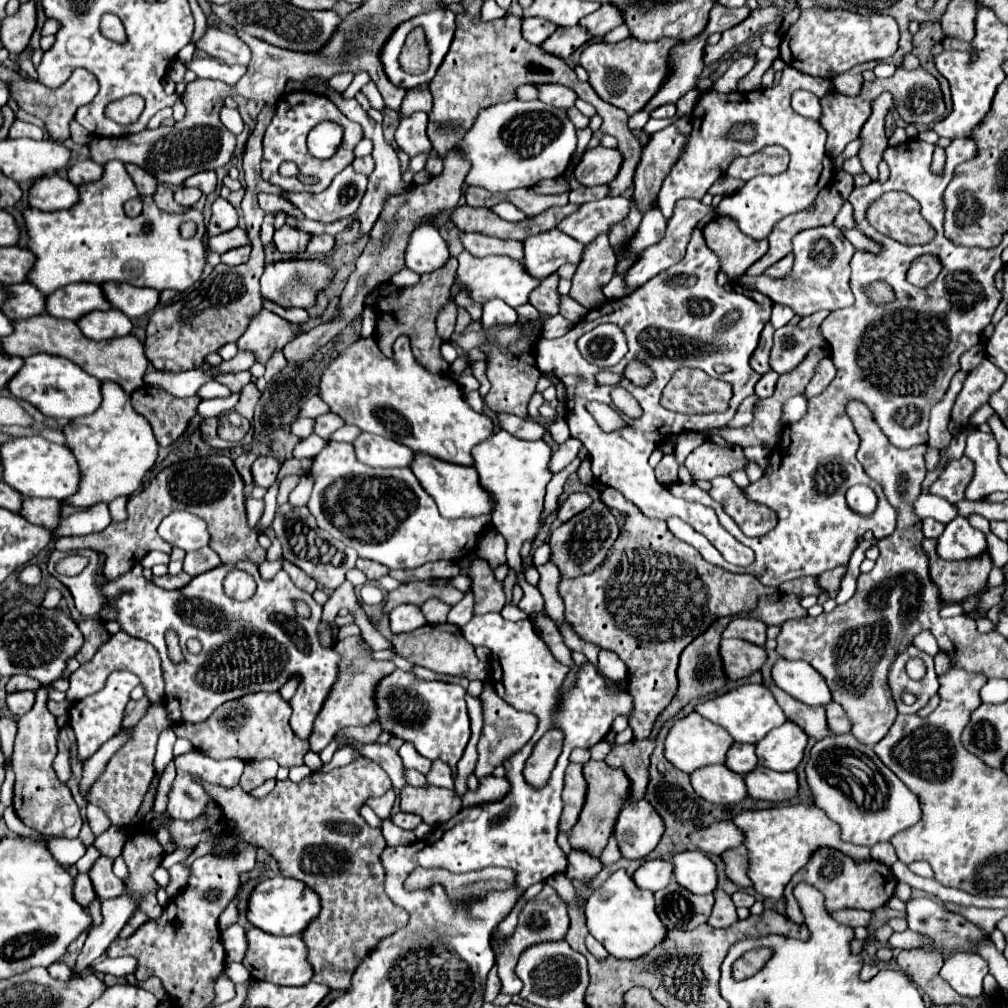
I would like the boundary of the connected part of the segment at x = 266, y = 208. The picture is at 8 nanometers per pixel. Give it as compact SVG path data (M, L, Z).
M261 192L258 194L258 203L266 214L281 211L286 215L296 217L297 219L303 218L303 213L301 213L298 208L293 206L291 202L286 201L277 195Z

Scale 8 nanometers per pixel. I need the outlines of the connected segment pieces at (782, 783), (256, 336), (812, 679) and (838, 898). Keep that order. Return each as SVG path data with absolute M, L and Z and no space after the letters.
M756 767L754 771L744 775L744 783L748 787L748 797L766 799L766 801L788 801L796 795L798 779L796 773L778 773L766 767Z
M262 309L250 319L248 329L236 341L238 349L252 349L258 353L258 361L266 363L276 349L282 349L294 339L294 325L286 319Z
M780 657L772 667L772 679L790 697L806 705L826 705L832 699L824 677L806 661L788 661Z
M820 847L820 849L814 851L810 861L790 879L790 883L784 889L786 915L788 915L788 919L792 919L796 923L802 923L802 913L794 913L792 889L800 881L810 883L810 885L814 885L816 889L820 889L824 893L828 911L836 911L836 909L866 909L866 911L874 911L874 909L882 907L882 905L886 905L886 901L896 891L896 877L892 875L892 869L888 865L884 865L884 863L880 863L876 859L854 861L848 855L840 853L838 849Z

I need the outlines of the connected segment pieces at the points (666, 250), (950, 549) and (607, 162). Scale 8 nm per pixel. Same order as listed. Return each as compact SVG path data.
M680 199L680 201L674 205L674 213L672 213L672 217L670 217L670 221L668 221L668 229L666 229L666 235L662 237L662 241L658 241L658 245L646 247L646 249L638 255L638 259L634 261L634 265L622 275L624 283L626 283L628 287L638 287L638 285L646 283L648 279L652 279L654 275L658 275L660 271L664 271L664 269L668 269L670 265L678 263L678 261L684 257L684 253L686 253L686 243L688 243L688 239L690 239L692 229L694 229L696 223L698 223L706 213L710 213L710 211L714 211L714 207L712 207L712 205L710 205L710 207L704 207L698 199Z
M956 517L938 537L936 553L944 561L978 559L988 553L988 541L986 535L980 529L972 527L966 517Z
M594 147L586 149L580 163L574 169L574 177L580 185L606 185L610 183L622 163L622 155L618 149Z

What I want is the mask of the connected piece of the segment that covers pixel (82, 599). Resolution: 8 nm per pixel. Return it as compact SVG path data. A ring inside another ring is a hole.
M78 549L78 551L72 551L72 553L78 553L78 555L84 555L90 559L90 565L84 569L82 575L78 577L66 577L66 575L58 575L54 565L58 559L66 557L64 551L52 551L50 555L50 561L48 561L48 571L50 575L54 575L58 581L62 581L68 591L72 593L74 597L74 605L76 609L84 615L84 617L96 617L104 607L110 607L110 609L116 609L116 621L120 623L122 631L132 635L132 637L138 637L142 641L148 641L150 645L156 647L156 651L160 653L160 659L162 659L162 675L164 675L164 697L166 697L166 711L168 711L168 719L172 723L202 723L206 721L216 707L220 707L222 703L230 701L230 699L238 699L238 697L244 697L246 693L258 693L258 691L278 691L286 679L294 673L300 675L300 685L298 685L298 691L296 695L292 697L292 719L290 719L290 725L294 729L294 733L298 733L298 737L308 737L310 735L310 729L312 729L312 721L314 717L318 715L332 683L336 681L336 675L338 675L338 669L336 669L336 663L338 663L338 655L334 653L334 649L324 649L320 647L318 643L318 633L316 633L316 627L320 623L320 613L322 613L322 607L312 599L310 593L298 589L292 579L284 573L284 571L278 571L278 575L270 581L262 579L260 573L258 573L258 565L256 563L250 563L248 559L246 561L240 561L236 565L218 565L206 573L200 573L198 577L194 577L186 587L182 589L174 589L174 591L168 591L168 589L162 589L162 587L156 587L152 581L148 581L144 575L142 575L142 565L134 565L128 573L116 577L116 579L110 579L104 575L98 559L100 559L100 553L94 551L94 549ZM230 569L244 569L248 571L256 583L258 583L258 589L254 593L254 597L250 597L248 601L236 601L232 597L228 597L222 589L222 581L224 581L224 575L230 571ZM124 587L130 587L132 589L132 595L120 595L120 591ZM292 599L304 599L308 605L310 605L310 619L302 619L296 615L294 607L292 607ZM166 629L174 629L180 633L180 645L182 645L182 653L184 653L184 663L182 665L172 665L166 657L166 643L164 643L164 631ZM188 639L198 639L202 643L202 651L198 655L190 653L186 649L186 641Z

